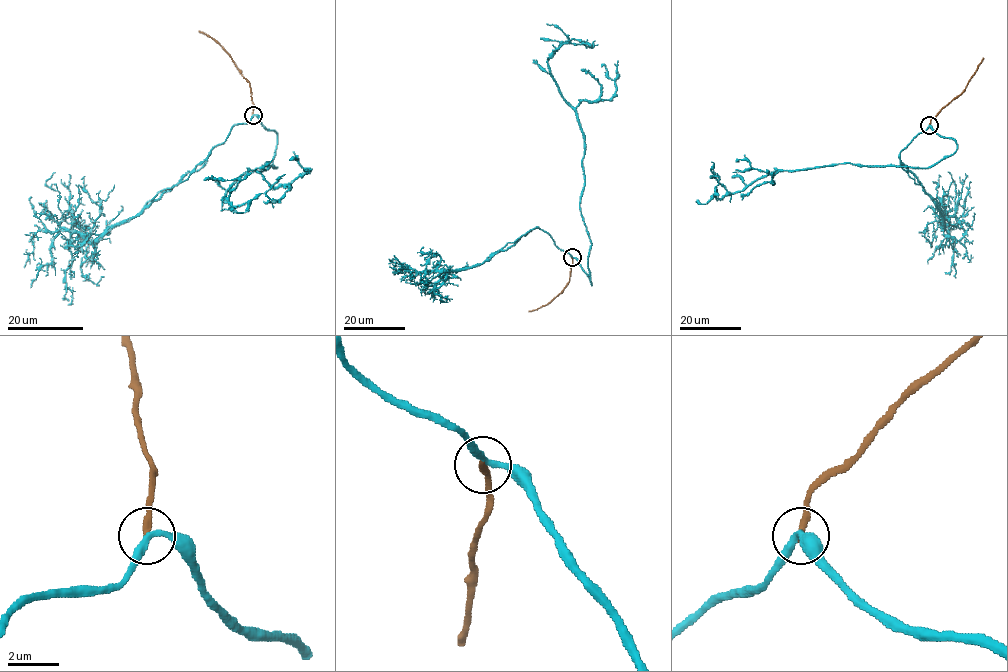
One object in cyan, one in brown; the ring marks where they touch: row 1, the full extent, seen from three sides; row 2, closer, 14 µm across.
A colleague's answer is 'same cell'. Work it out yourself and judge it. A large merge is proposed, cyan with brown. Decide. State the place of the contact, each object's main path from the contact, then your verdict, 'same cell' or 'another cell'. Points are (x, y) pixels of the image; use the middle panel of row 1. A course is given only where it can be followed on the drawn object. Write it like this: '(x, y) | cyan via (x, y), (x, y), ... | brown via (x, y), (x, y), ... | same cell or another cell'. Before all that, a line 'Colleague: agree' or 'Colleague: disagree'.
Colleague: agree
(572, 257) | cyan via (572, 257), (591, 285), (591, 240), (580, 207), (584, 134), (548, 59), (564, 44), (598, 44) | brown via (572, 257), (568, 284), (546, 304), (528, 311) | same cell

